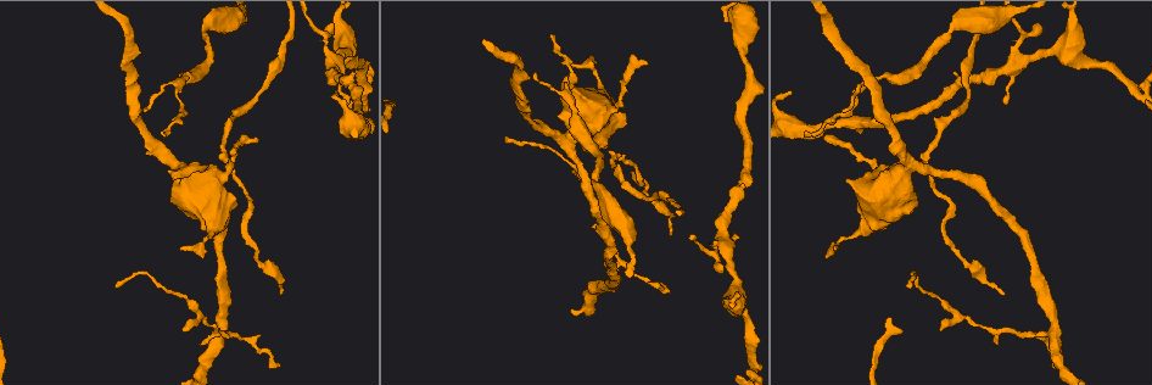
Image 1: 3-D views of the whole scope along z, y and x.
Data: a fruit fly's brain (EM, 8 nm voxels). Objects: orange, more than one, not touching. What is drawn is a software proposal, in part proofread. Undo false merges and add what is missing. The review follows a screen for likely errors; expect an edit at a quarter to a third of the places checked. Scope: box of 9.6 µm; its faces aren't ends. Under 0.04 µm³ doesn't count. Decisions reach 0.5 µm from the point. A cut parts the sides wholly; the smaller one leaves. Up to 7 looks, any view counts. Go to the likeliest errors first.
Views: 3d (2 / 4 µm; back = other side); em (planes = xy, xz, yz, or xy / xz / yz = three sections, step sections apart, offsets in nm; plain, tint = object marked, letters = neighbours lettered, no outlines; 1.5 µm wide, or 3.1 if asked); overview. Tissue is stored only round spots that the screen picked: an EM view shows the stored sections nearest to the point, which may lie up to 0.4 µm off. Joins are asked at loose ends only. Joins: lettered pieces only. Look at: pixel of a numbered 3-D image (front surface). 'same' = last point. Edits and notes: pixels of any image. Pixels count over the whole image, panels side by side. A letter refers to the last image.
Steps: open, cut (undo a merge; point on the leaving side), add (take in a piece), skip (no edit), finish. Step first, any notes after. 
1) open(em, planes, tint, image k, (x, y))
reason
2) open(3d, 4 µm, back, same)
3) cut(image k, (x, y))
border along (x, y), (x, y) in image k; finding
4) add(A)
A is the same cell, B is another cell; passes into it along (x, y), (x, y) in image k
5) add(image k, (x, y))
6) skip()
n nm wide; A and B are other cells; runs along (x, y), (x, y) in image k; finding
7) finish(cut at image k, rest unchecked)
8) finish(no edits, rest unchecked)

open(em, planes, letters, image 1, (256, 140))
tapers out

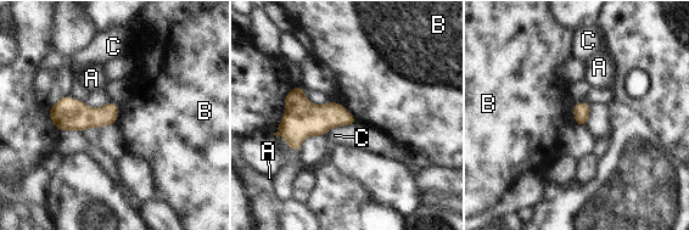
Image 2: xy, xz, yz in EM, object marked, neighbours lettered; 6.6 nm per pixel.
skip()
110 nm wide; A, B and C are other cells; border along (340, 101), (358, 121) in image 2; no lettered piece goes on from it

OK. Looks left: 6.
open(3d, 2 µm, image 1, (1015, 63))
branch point

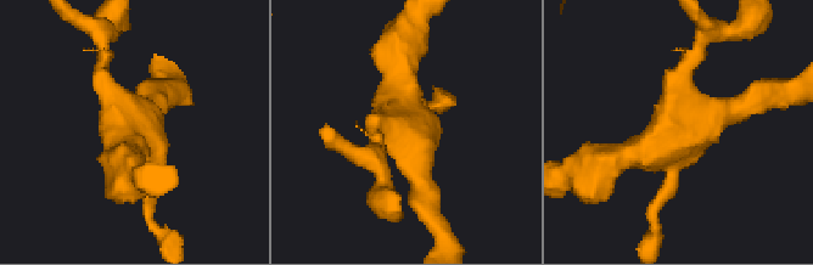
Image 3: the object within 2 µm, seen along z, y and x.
open(em, xy, step 8, tint, image 3, (404, 126))
now the EM

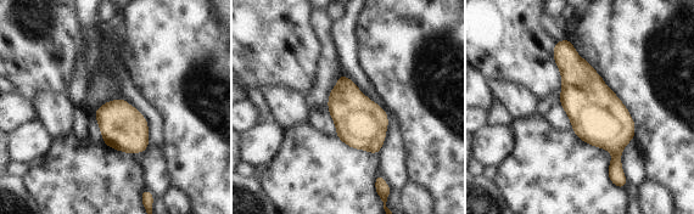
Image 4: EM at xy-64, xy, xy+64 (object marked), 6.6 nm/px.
open(em, planes, letters, same)
cut it another way

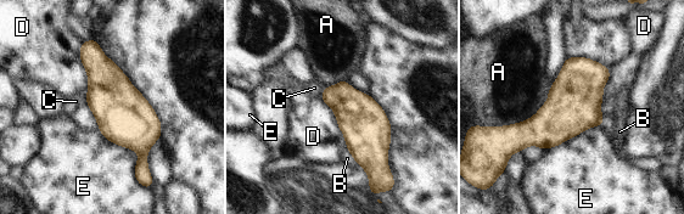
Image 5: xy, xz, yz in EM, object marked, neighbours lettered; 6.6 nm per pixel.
skip()
320 nm wide; A, B, C, D and E are other cells; runs along (91, 43), (139, 130), (139, 178) in image 5; one neuron here

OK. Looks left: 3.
open(em, planes, letters, image 1, (161, 134))
tapers out

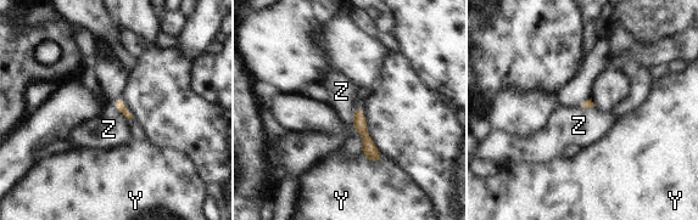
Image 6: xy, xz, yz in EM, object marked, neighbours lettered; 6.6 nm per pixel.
skip()
Y touches over 150 nm; Y and Z are other cells; no lettered piece goes on from it

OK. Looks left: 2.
finish(no edits, rest unchecked)

